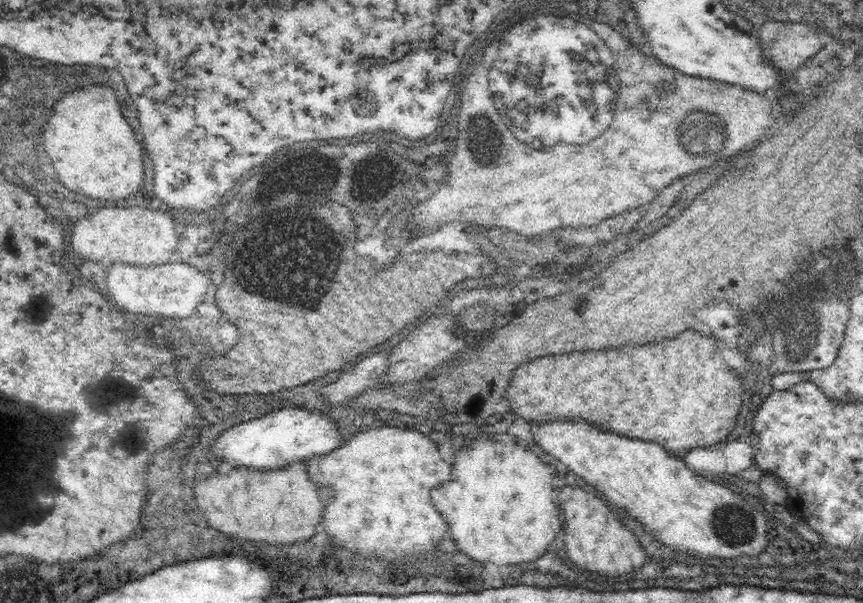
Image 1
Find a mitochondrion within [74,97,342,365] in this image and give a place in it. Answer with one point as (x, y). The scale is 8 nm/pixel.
(290, 236)

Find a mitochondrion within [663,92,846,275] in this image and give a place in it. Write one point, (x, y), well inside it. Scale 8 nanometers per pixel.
(697, 122)

